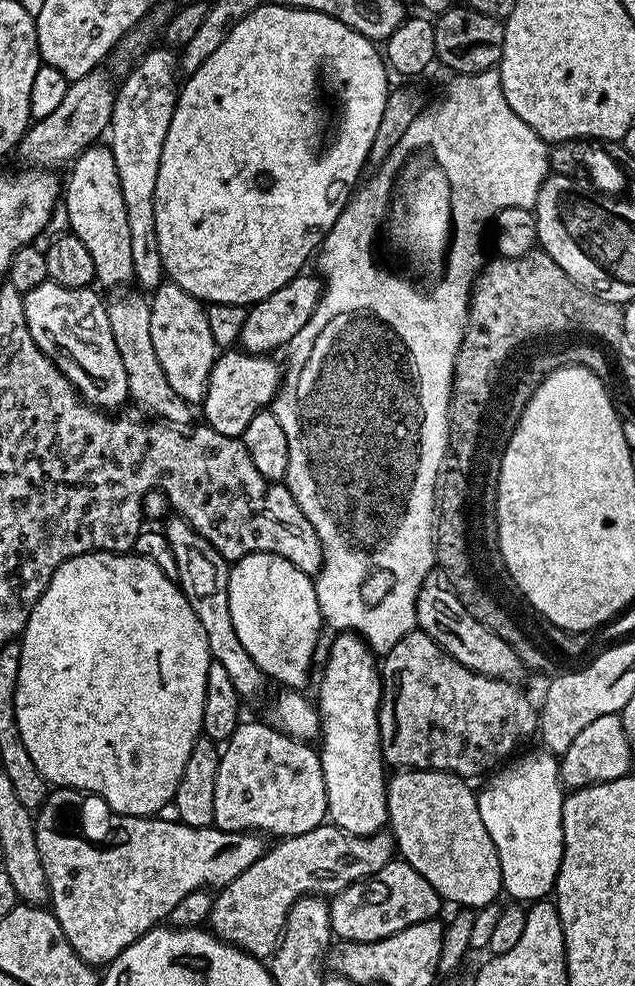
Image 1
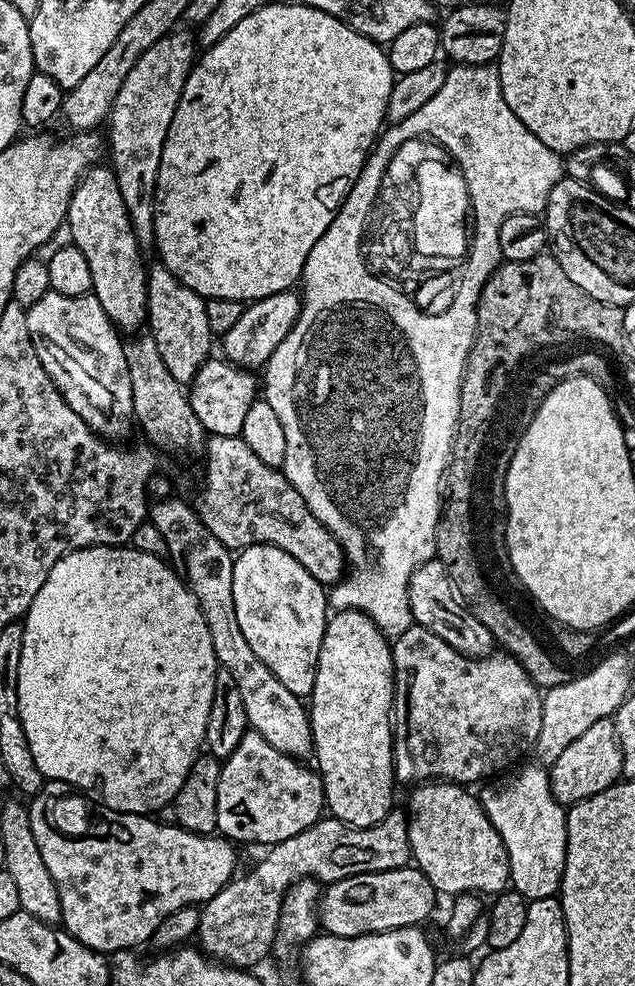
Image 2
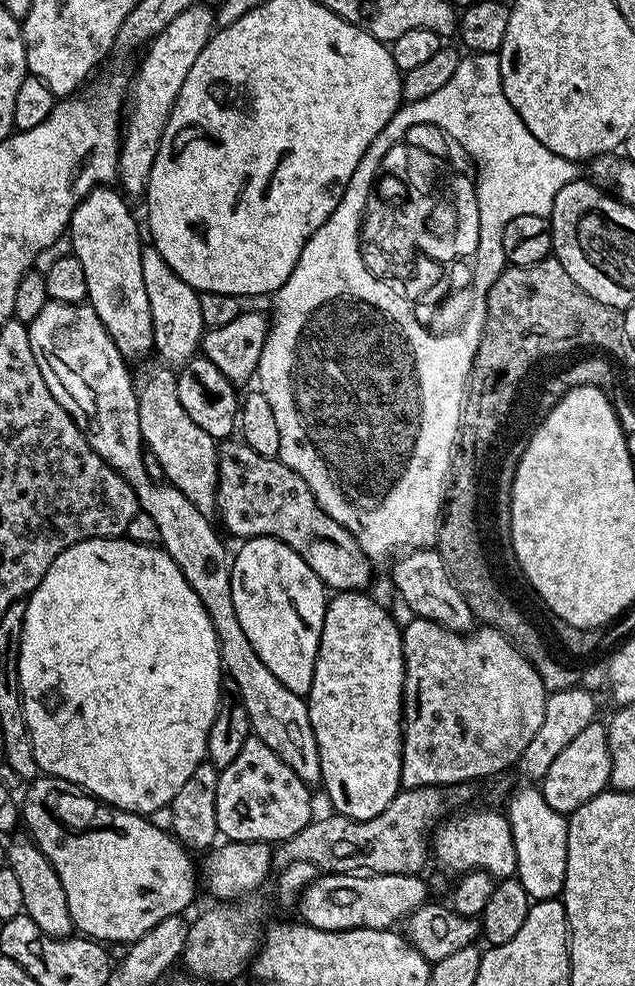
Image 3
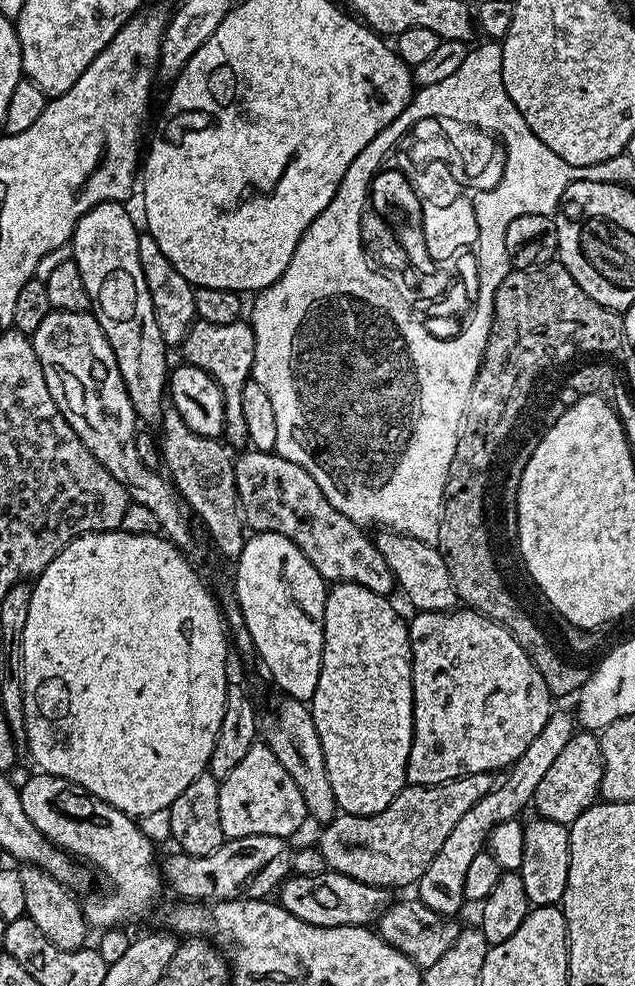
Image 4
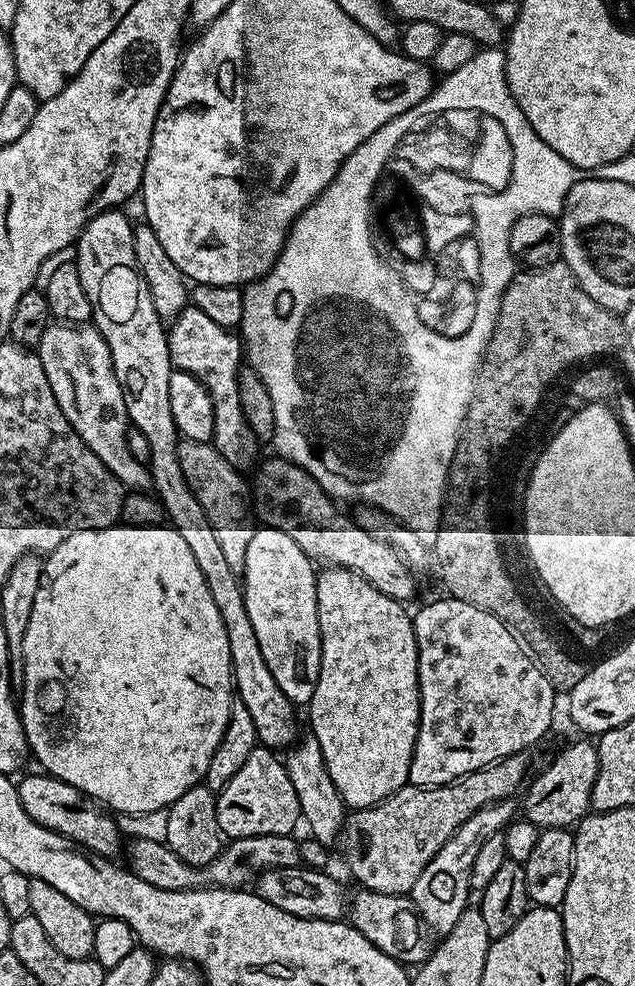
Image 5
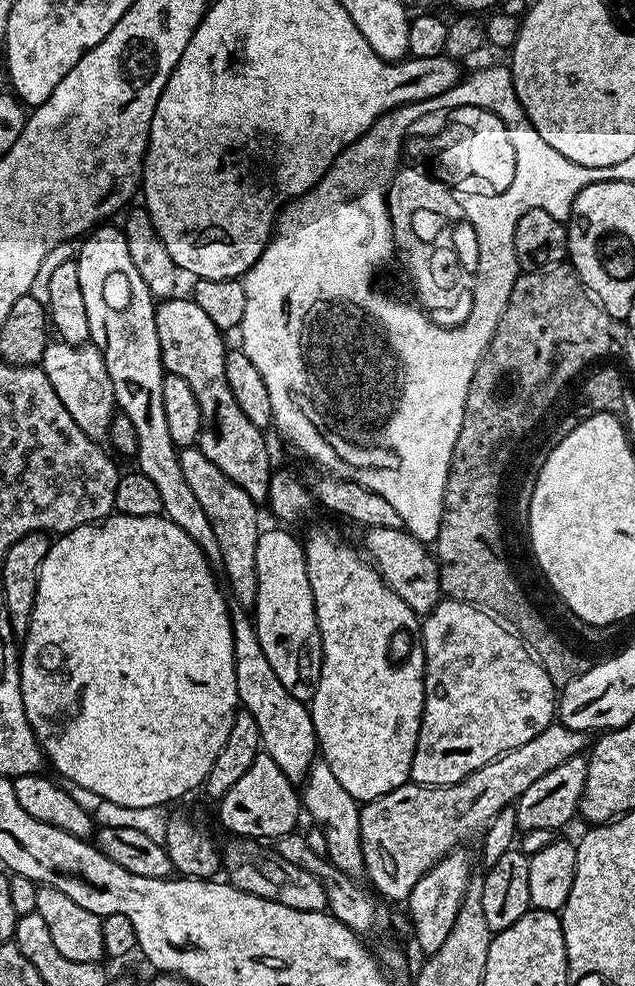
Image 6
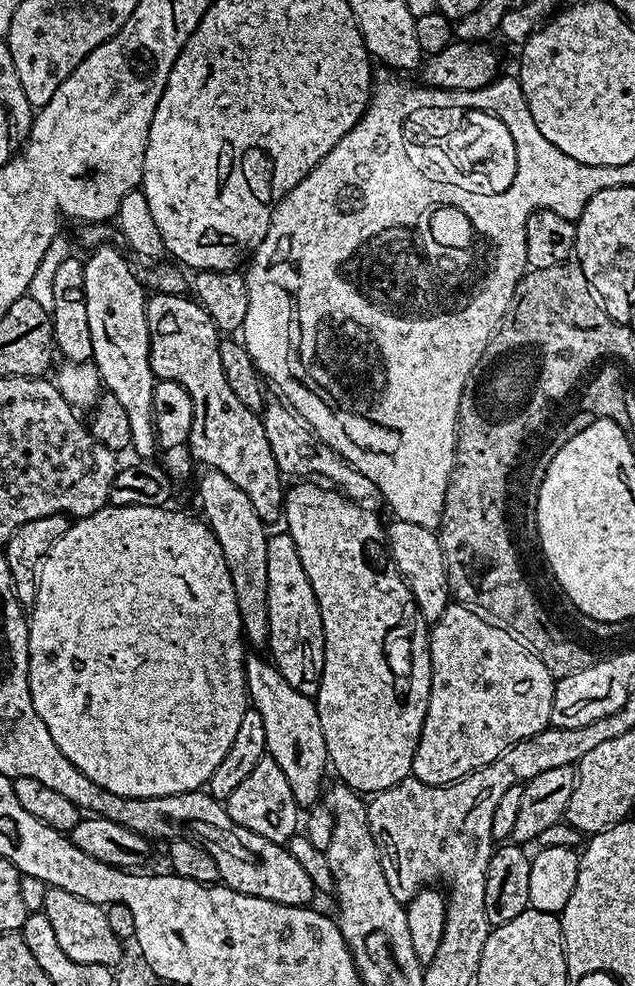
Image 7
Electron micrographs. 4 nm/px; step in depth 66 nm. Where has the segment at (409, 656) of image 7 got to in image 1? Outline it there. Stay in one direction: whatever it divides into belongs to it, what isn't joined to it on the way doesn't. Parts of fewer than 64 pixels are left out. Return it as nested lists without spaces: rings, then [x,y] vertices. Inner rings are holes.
[[[347,630],[339,635],[328,648],[318,699],[318,751],[326,782],[327,819],[351,836],[372,836],[388,824],[389,773],[380,749],[382,672],[377,657],[361,636]]]

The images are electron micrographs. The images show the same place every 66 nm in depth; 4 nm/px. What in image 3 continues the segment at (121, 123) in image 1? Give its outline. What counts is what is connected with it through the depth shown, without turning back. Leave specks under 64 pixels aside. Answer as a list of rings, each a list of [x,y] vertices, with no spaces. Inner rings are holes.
[[[197,2],[171,20],[166,30],[149,40],[143,49],[144,58],[136,77],[131,77],[130,95],[122,112],[118,184],[125,197],[143,197],[147,193],[150,170],[154,166],[154,158],[158,158],[158,146],[162,142],[166,122],[170,122],[178,90],[182,90],[186,74],[190,74],[198,54],[202,54],[216,29],[215,11],[211,7],[208,9],[204,2]]]

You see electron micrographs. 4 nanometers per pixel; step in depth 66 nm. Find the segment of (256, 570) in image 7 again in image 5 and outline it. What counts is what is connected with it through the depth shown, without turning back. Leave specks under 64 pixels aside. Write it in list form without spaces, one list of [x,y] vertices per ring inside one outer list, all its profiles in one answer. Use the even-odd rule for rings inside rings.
[[[181,439],[178,446],[178,466],[182,466],[182,474],[186,474],[186,482],[190,490],[194,490],[194,498],[206,510],[206,518],[210,518],[210,527],[218,537],[218,543],[230,570],[243,573],[246,566],[246,550],[250,547],[250,538],[254,531],[254,504],[250,499],[250,484],[243,480],[241,469],[235,468],[223,457],[212,442],[203,444],[193,440]]]

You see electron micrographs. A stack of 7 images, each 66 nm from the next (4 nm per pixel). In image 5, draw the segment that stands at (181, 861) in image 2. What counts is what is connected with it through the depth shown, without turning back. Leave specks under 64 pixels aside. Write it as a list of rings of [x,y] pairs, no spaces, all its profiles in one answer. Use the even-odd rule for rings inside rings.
[[[39,775],[28,776],[16,784],[22,810],[26,810],[34,822],[62,834],[73,844],[83,846],[97,856],[115,857],[115,852],[122,848],[122,835],[117,821],[97,801],[85,796],[74,786],[62,782],[57,776]]]

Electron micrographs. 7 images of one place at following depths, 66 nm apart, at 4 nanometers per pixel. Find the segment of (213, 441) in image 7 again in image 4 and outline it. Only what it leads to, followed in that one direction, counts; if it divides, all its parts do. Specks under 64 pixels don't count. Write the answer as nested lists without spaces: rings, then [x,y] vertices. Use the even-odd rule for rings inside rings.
[[[197,319],[186,334],[182,351],[184,351],[183,359],[187,363],[206,370],[206,374],[210,374],[210,378],[214,378],[214,382],[218,382],[218,386],[224,391],[223,439],[233,449],[243,449],[248,444],[248,435],[246,418],[243,416],[242,386],[246,386],[246,382],[250,379],[254,362],[254,330],[251,323],[238,319],[226,326],[214,326],[210,322]]]

